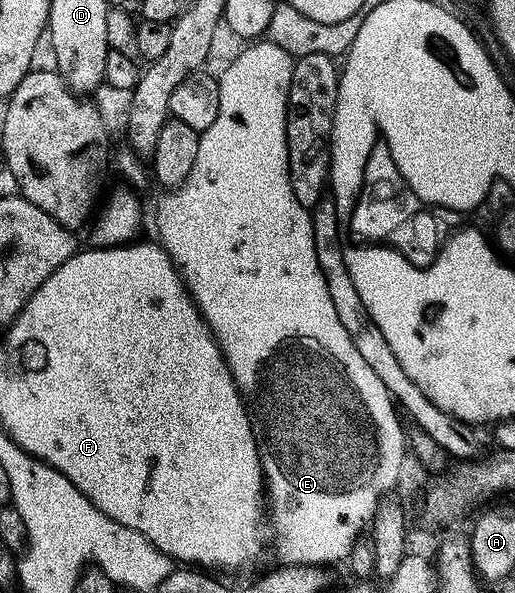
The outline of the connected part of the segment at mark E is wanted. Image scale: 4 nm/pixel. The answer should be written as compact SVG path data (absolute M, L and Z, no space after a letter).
M254 41L243 46L242 52L224 75L217 78L219 85L219 115L206 131L198 137L196 162L192 164L192 173L178 187L167 190L158 203L158 235L160 246L170 255L177 267L186 289L189 291L198 312L206 318L214 340L226 359L228 369L236 381L238 391L252 416L254 440L258 446L258 456L262 462L264 495L268 500L268 519L272 524L272 535L278 538L278 551L287 564L312 563L327 565L337 559L345 560L352 545L367 530L374 518L378 503L383 496L393 492L400 477L401 462L408 457L408 435L402 432L399 408L391 399L384 381L368 369L364 357L360 357L352 337L340 325L336 317L336 308L332 306L332 297L324 285L324 273L316 259L316 247L313 244L313 221L311 212L292 193L292 181L288 173L288 145L286 144L286 102L292 81L292 69L295 56L288 54L280 45L269 41Z

